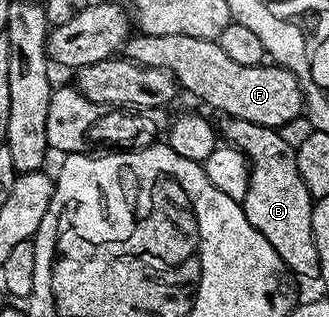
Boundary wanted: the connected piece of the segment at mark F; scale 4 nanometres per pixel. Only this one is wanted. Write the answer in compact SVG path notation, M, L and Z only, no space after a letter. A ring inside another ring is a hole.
M132 34L129 35L122 48L123 55L129 60L142 66L154 66L166 70L176 78L177 85L184 88L192 96L205 100L212 108L217 108L228 118L254 122L258 126L266 126L277 130L283 129L283 124L296 120L305 111L304 95L300 90L300 83L296 76L285 68L272 62L255 64L254 66L242 66L239 62L233 62L218 46L215 40L206 38L190 38L186 34Z

